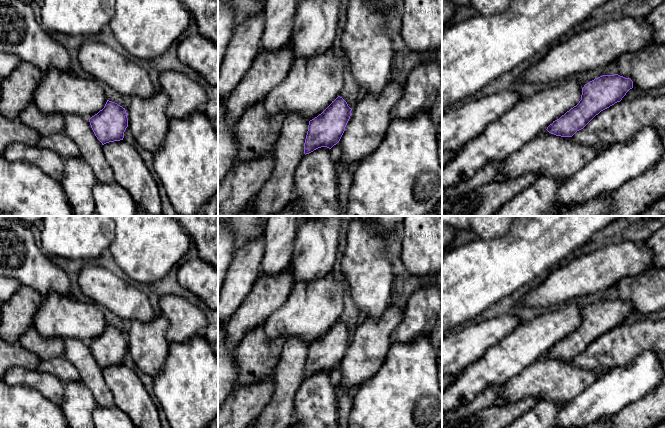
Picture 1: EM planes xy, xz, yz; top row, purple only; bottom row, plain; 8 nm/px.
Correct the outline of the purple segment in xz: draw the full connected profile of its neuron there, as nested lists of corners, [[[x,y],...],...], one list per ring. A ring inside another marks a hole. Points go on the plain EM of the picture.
[[[338,320],[321,338],[310,344],[304,367],[304,378],[309,378],[321,371],[331,373],[336,369],[345,355],[351,335],[347,326]]]

